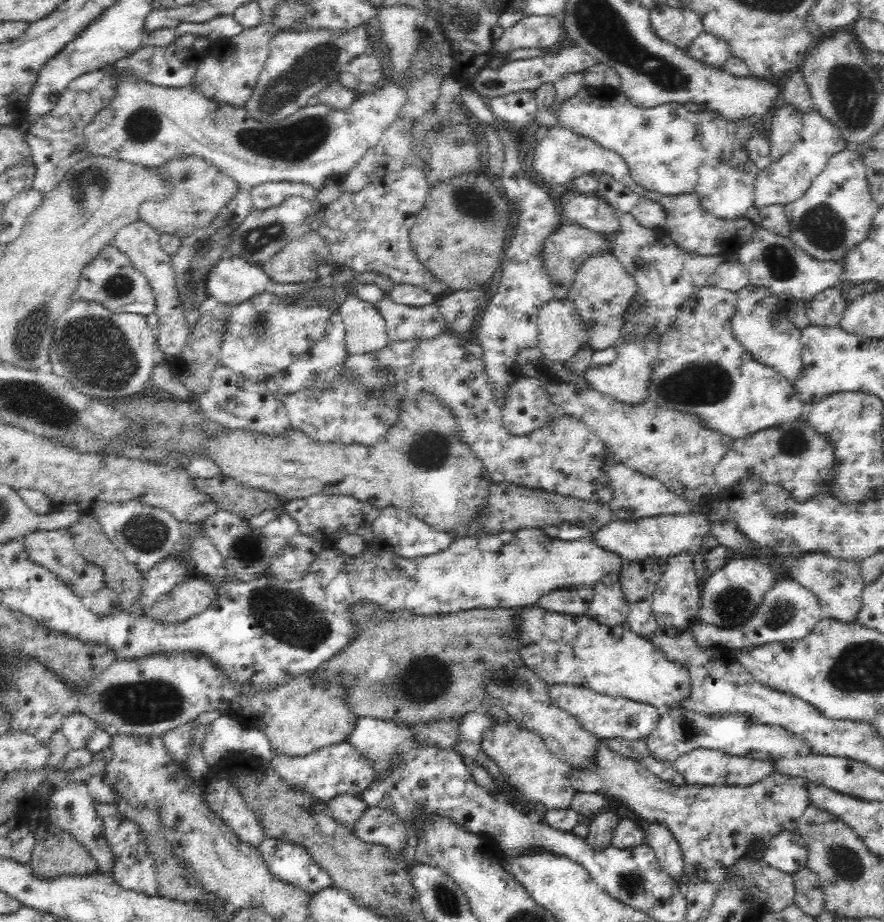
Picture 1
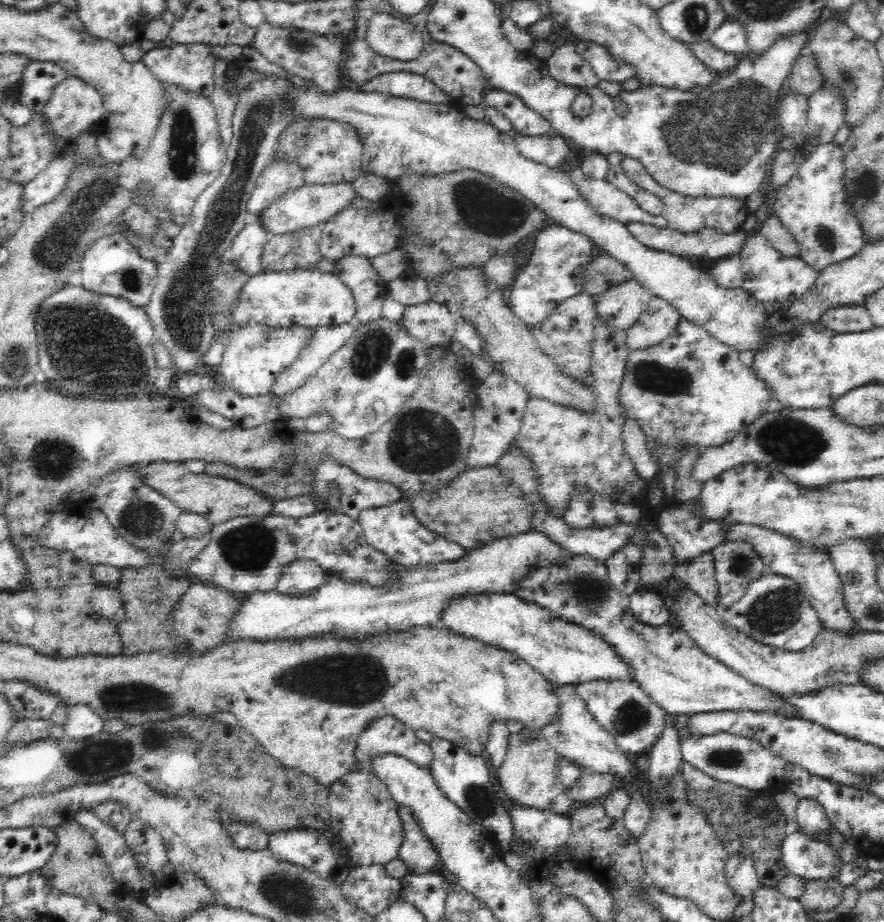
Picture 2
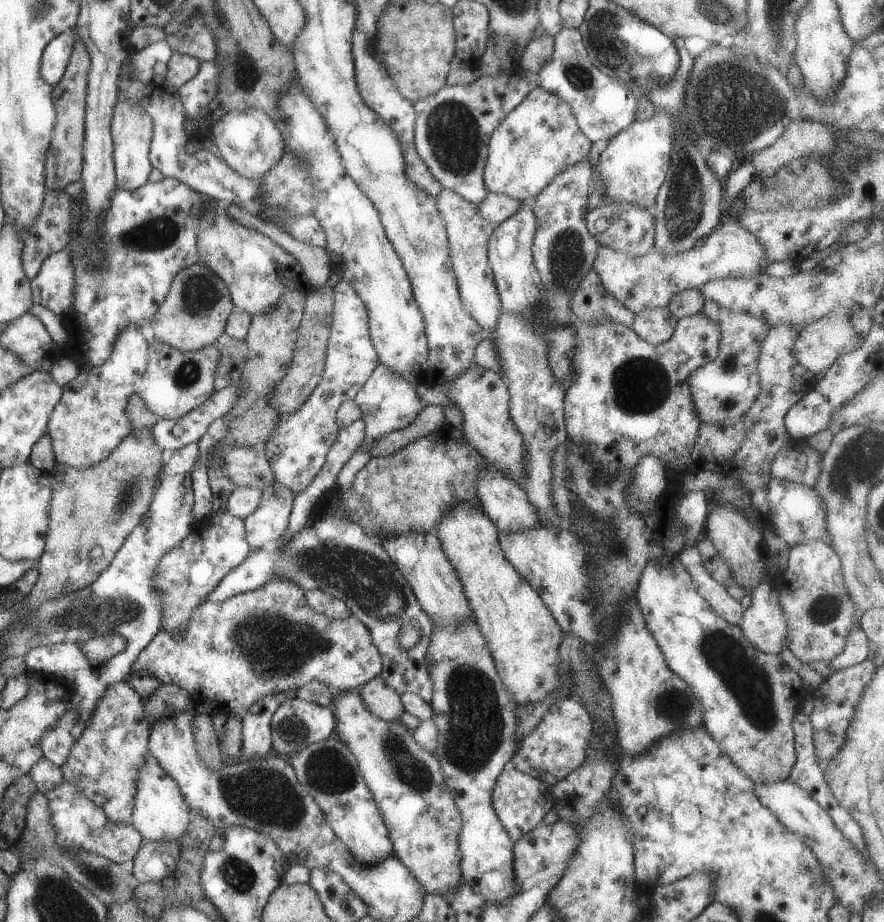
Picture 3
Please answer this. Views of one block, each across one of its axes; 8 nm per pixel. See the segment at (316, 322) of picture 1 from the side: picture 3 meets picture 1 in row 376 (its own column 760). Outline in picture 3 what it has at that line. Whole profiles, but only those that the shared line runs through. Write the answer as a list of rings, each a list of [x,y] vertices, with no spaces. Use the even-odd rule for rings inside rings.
[[[733,214],[724,218],[698,245],[673,256],[661,256],[661,252],[654,250],[643,256],[630,256],[600,245],[596,252],[592,270],[599,274],[603,288],[633,313],[666,307],[669,295],[690,288],[699,289],[709,280],[749,278],[761,274],[771,263],[757,238],[745,230]]]

